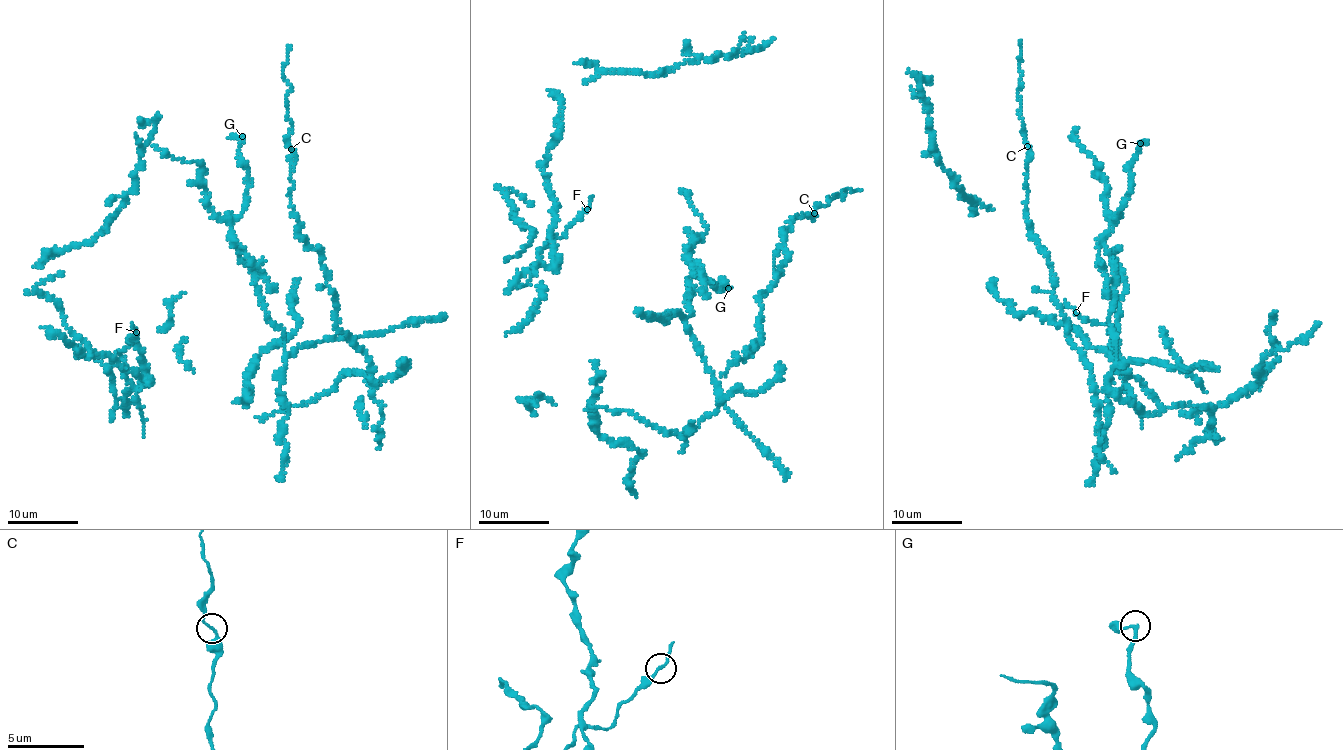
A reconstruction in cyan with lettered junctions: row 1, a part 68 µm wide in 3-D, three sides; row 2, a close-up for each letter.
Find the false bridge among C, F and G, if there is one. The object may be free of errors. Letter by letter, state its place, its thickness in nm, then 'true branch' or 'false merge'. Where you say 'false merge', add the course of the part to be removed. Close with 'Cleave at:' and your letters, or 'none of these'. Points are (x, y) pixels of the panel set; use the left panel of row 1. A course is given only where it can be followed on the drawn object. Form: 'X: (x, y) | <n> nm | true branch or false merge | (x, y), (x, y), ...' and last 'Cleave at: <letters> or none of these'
C: (291, 149) | 160 nm | true branch
F: (136, 332) | 160 nm | true branch
G: (242, 136) | 190 nm | true branch
Cleave at: none of these

